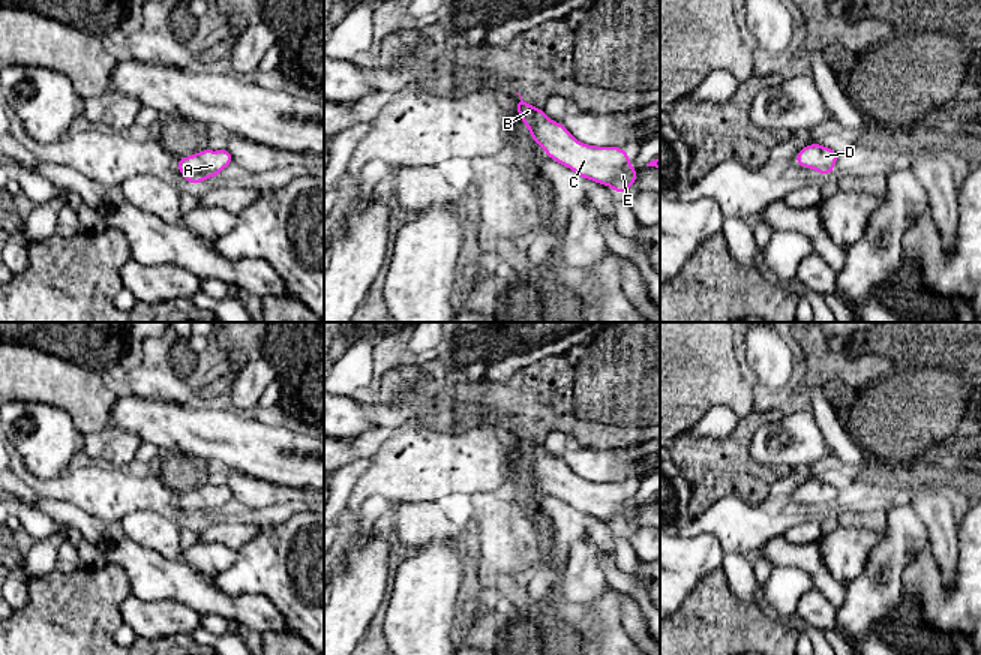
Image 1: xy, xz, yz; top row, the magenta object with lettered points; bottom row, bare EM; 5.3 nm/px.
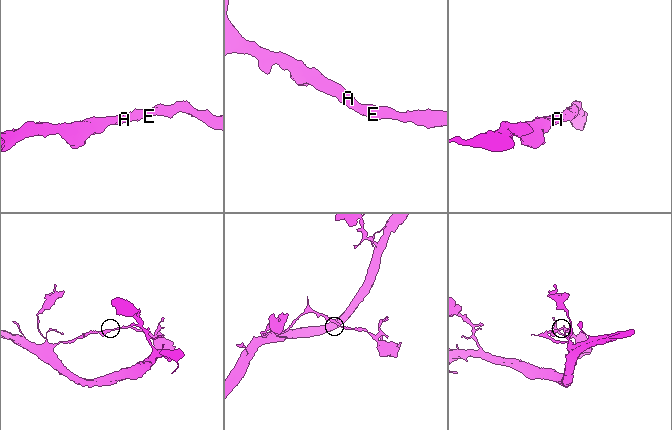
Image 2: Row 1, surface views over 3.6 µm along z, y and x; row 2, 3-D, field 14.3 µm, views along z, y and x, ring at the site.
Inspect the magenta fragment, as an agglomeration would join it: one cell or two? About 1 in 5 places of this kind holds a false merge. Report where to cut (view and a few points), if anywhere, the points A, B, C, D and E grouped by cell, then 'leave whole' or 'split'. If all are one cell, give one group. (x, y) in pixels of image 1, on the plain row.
no cut | A B C D E | leave whole

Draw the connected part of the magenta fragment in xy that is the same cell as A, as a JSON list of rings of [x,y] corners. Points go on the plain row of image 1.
[[[226,484],[220,487],[204,486],[180,495],[177,504],[189,519],[201,519],[218,511],[231,498],[232,492]]]

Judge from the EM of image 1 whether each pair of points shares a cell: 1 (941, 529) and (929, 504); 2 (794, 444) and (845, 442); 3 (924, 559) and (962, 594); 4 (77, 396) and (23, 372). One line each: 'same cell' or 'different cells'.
1: same cell
2: different cells
3: same cell
4: same cell

